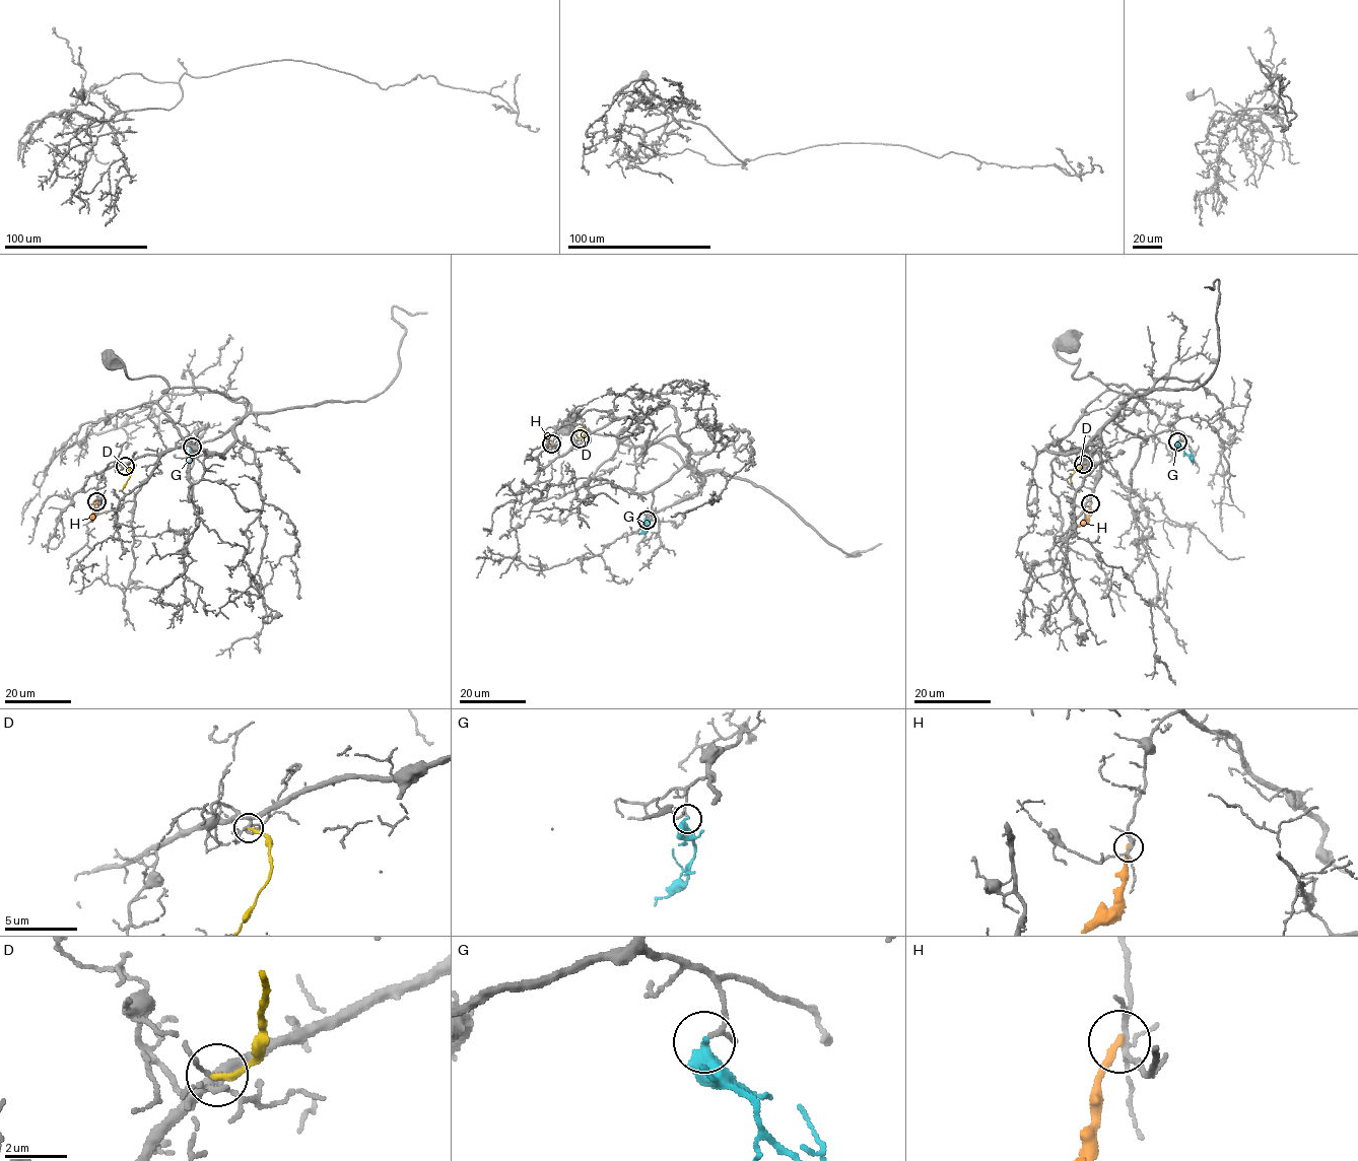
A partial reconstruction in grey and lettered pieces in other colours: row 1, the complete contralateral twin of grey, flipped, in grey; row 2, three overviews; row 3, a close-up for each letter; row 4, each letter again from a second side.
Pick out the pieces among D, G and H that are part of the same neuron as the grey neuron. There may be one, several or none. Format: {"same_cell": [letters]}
{"same_cell": ["G"]}

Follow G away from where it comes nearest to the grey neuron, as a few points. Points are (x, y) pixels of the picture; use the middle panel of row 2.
G: (646, 520), (646, 530), (638, 533)

